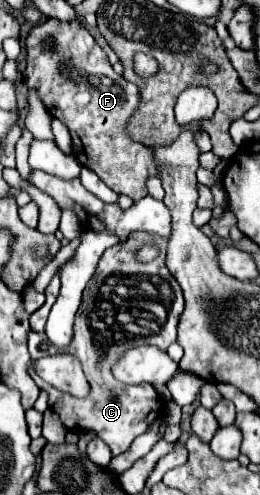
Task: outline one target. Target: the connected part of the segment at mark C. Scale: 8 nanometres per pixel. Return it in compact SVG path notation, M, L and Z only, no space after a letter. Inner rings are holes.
M134 233L128 241L106 249L100 257L96 273L88 281L82 295L82 305L74 321L74 337L66 347L68 353L82 361L84 373L92 387L88 397L76 399L68 393L62 393L54 387L48 387L48 383L32 373L36 385L48 393L50 409L58 413L64 427L96 431L96 435L112 449L112 455L128 451L132 441L166 411L164 399L154 391L152 385L126 385L116 381L110 371L116 355L124 353L126 347L170 347L176 341L176 325L184 311L184 297L178 281L164 265L166 243L166 239L152 237L150 233ZM146 243L158 247L158 257L150 263L140 263L136 261L134 253ZM64 415L68 415L68 419L64 419Z

